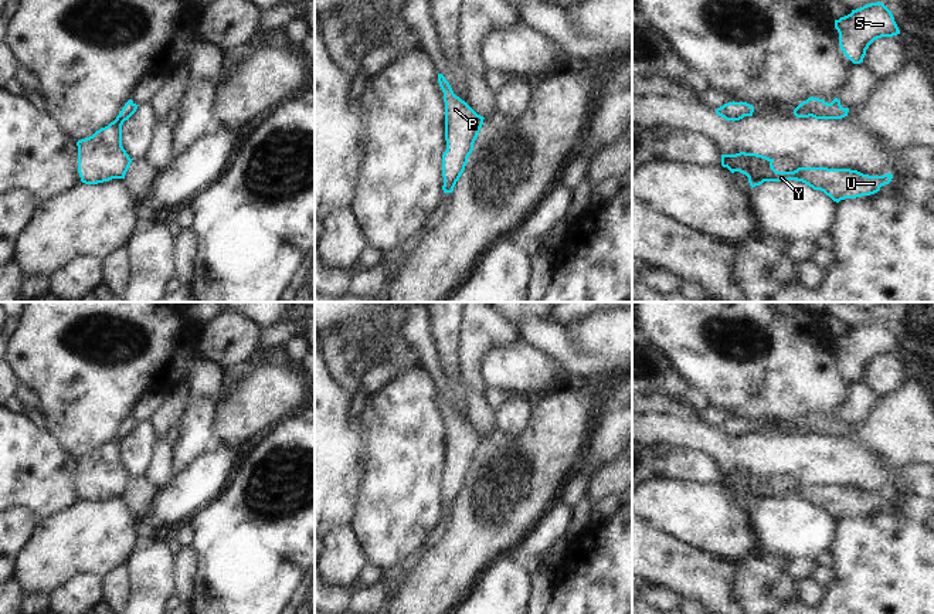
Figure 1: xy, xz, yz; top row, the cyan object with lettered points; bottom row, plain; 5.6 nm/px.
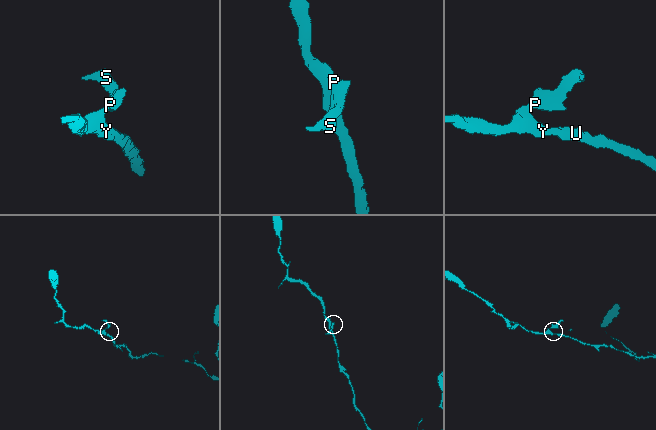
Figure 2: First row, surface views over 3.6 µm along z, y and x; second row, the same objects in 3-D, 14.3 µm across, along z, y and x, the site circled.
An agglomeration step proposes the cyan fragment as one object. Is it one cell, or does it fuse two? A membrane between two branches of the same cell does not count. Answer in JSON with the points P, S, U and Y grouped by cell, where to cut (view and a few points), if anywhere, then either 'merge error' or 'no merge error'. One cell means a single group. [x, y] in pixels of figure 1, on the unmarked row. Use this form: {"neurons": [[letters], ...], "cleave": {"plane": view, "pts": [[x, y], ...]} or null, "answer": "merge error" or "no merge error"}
{"neurons": [["P", "S", "U", "Y"]], "cleave": null, "answer": "no merge error"}

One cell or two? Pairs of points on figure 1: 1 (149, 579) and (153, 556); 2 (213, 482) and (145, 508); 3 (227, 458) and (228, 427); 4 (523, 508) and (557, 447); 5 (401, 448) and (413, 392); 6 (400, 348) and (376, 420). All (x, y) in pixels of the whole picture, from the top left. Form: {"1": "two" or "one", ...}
{"1": "one", "2": "two", "3": "two", "4": "one", "5": "one", "6": "two"}

